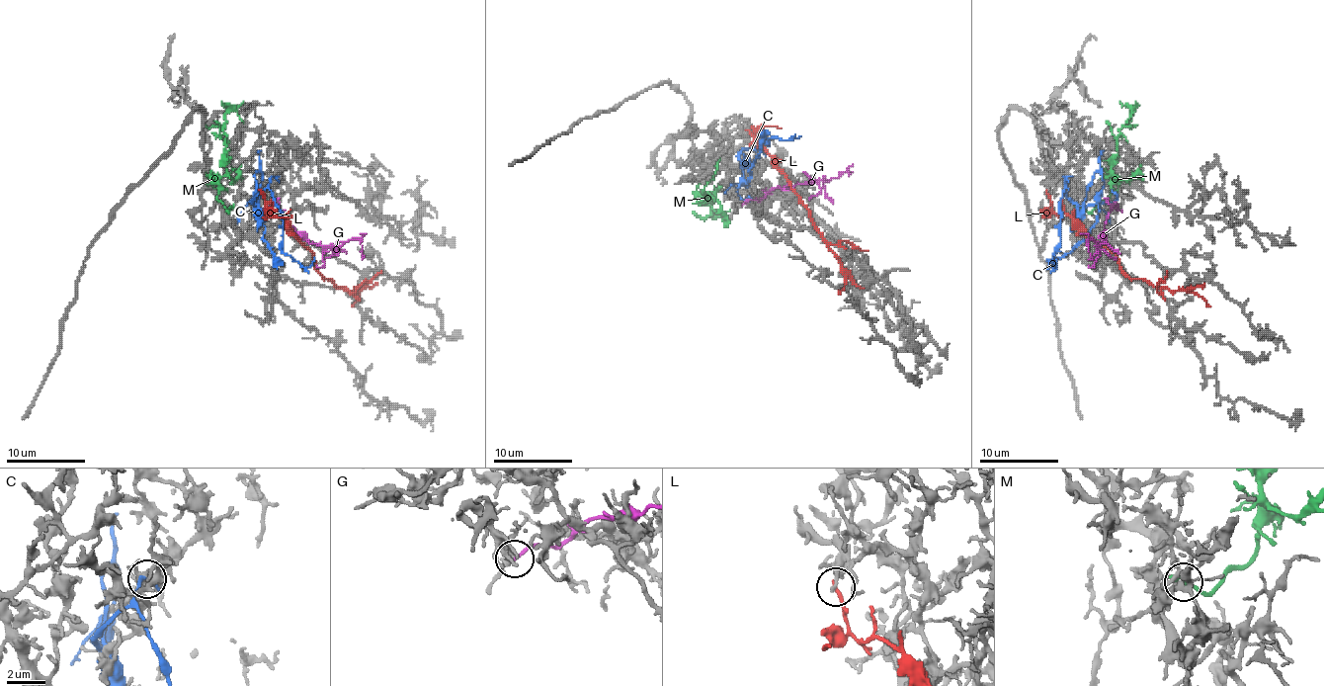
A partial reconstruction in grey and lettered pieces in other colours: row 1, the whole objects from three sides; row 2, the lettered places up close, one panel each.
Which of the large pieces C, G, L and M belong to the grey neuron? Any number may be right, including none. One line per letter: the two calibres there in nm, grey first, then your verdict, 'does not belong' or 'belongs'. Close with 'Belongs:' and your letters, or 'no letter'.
C: calibres 320 and 240 nm; does not belong
G: calibres 240 and 140 nm; does not belong
L: calibres 200 and 220 nm; does not belong
M: calibres 180 and 240 nm; belongs
Belongs: M

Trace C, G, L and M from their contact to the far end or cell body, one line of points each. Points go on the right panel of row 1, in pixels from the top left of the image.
C: (1066, 176), (1064, 194), (1072, 202), (1084, 206), (1096, 204), (1098, 219), (1086, 239), (1046, 269)
G: (1121, 210), (1114, 204), (1104, 223), (1104, 239), (1100, 243), (1096, 245), (1094, 239), (1088, 239), (1088, 259)
L: (1046, 192), (1052, 210), (1068, 214), (1096, 241), (1106, 245), (1131, 279), (1197, 293), (1210, 306)
M: (1080, 208), (1090, 212), (1110, 194), (1112, 158), (1117, 152), (1119, 130), (1131, 111), (1125, 123)

